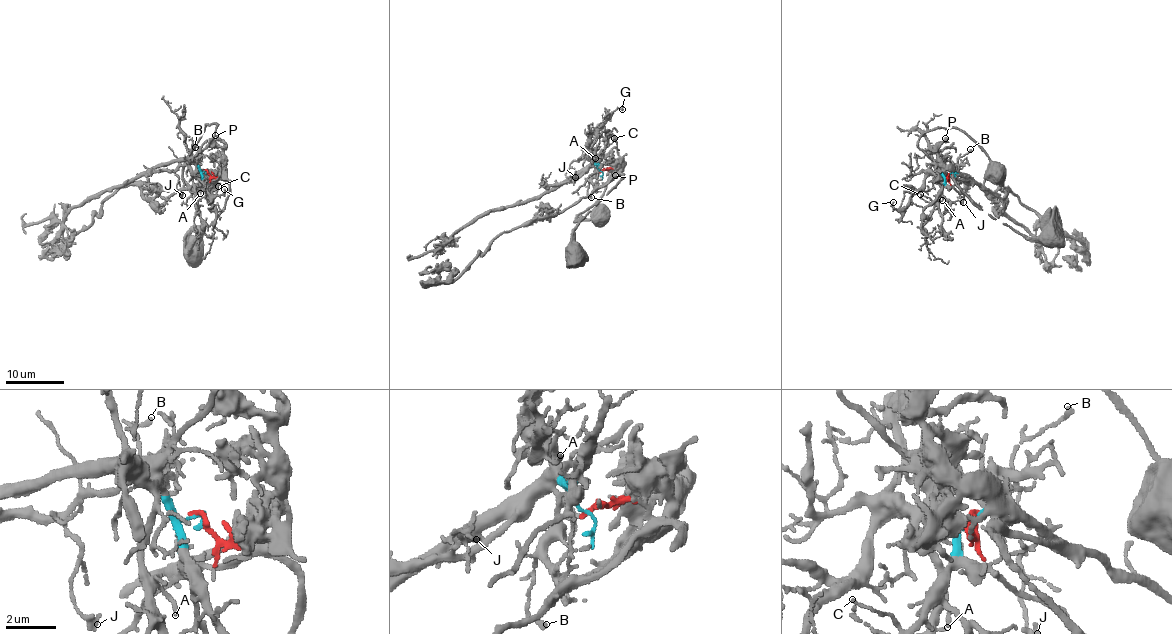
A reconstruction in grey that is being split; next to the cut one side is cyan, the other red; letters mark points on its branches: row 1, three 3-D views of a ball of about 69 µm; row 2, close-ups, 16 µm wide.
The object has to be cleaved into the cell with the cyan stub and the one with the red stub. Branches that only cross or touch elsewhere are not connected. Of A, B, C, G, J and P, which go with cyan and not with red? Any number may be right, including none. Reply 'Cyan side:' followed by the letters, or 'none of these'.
Cyan side: A, B, C, G, J

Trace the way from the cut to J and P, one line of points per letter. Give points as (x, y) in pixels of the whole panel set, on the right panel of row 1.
J: (949, 174), (946, 178), (941, 169), (960, 176), (963, 202)
P: (949, 174), (946, 179), (938, 161), (938, 145), (945, 137)

